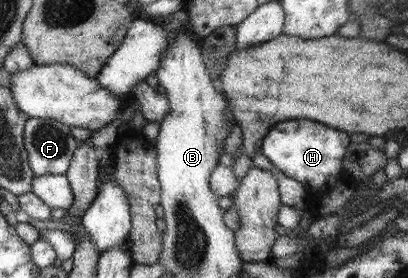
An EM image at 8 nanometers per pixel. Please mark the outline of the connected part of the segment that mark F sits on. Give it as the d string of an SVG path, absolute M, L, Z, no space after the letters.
M28 118L23 131L27 160L36 177L42 175L66 175L70 160L78 147L78 141L70 132L71 127L54 119Z

